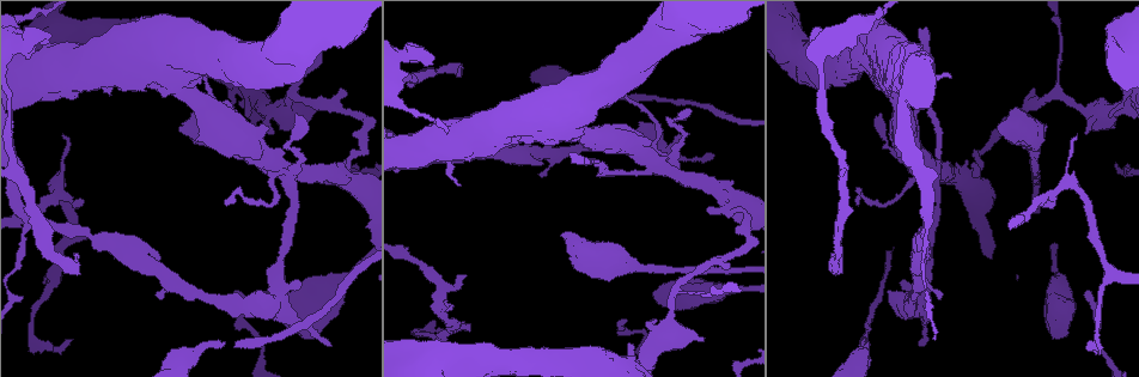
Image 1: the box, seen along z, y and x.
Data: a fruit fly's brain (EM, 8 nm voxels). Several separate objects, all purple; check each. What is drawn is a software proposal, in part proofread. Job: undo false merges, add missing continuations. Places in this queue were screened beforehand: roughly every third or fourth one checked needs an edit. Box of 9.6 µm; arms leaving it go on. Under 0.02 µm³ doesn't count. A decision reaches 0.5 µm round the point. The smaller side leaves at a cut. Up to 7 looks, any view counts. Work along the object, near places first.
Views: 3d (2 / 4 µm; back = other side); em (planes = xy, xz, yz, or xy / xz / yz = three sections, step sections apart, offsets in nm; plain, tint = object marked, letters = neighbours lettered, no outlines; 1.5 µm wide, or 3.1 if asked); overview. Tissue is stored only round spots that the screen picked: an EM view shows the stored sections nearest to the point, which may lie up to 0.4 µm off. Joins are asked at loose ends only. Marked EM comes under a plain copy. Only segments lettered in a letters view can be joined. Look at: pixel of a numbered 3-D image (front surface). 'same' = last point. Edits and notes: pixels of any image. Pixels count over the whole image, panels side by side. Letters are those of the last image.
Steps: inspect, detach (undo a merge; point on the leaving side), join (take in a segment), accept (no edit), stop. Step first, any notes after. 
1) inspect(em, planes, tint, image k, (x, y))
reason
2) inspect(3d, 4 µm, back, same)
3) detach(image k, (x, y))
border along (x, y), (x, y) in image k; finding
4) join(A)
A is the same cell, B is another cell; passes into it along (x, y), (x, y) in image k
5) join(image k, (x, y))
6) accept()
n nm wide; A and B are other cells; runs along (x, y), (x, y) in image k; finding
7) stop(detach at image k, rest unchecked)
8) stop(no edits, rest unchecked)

inspect(em, planes, tint, image 1, (158, 294))
thick end

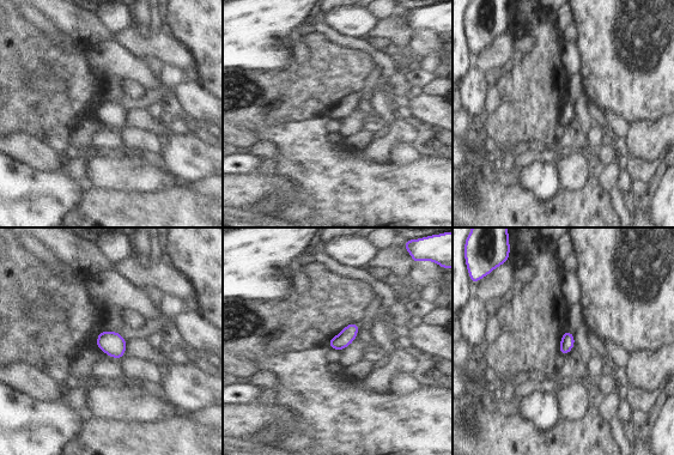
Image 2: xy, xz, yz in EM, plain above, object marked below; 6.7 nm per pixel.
inspect(em, planes, letters, same)
what lies round it

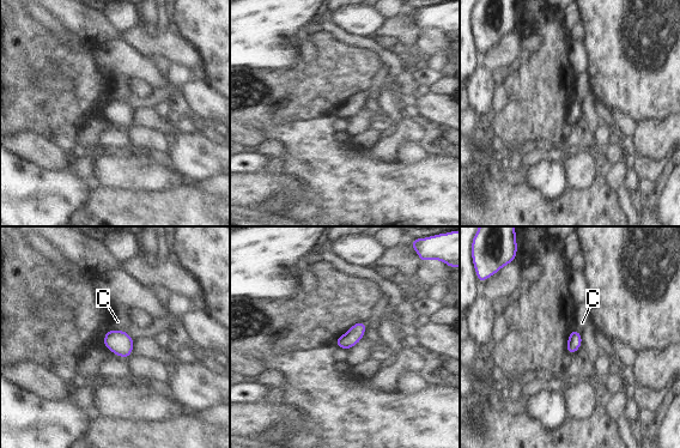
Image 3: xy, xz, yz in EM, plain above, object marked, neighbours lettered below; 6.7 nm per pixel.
accept()
C is another cell; no lettered segment goes on from it

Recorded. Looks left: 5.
inspect(em, yz, step 8, tint, image 1, (1098, 334))
sharp bend

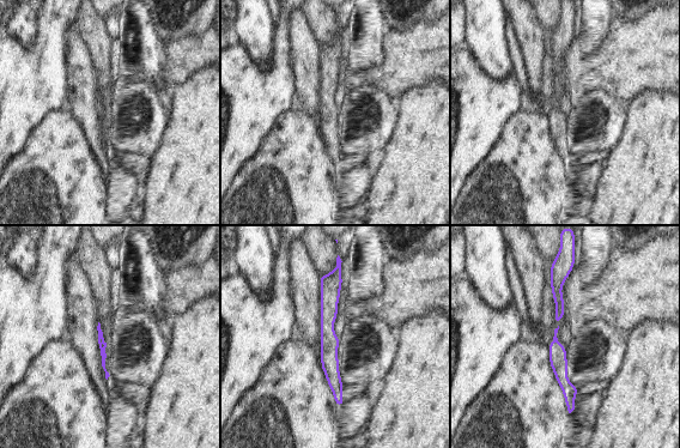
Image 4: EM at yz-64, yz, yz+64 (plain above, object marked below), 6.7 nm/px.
inspect(em, planes, letters, same)
another direction

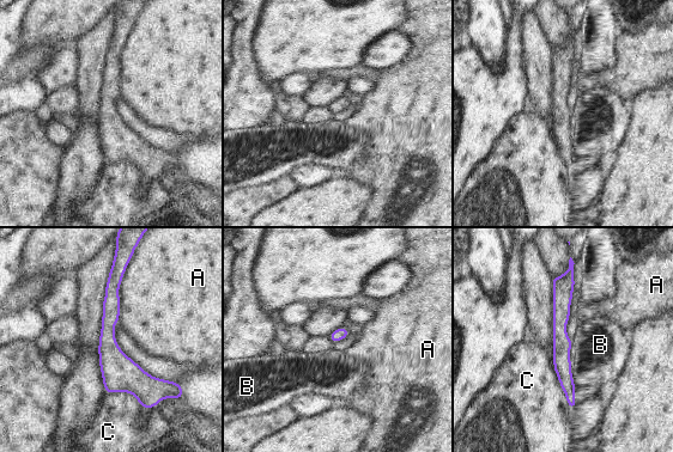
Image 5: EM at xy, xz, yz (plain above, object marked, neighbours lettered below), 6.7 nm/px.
accept()
A touches over 420 nm; A, B and C are other cells; runs along (114, 270), (108, 350), (146, 402) in image 5; all the same neuron

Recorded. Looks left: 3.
inspect(3d, 4 µm, back, image 1, (617, 324))
tapers out

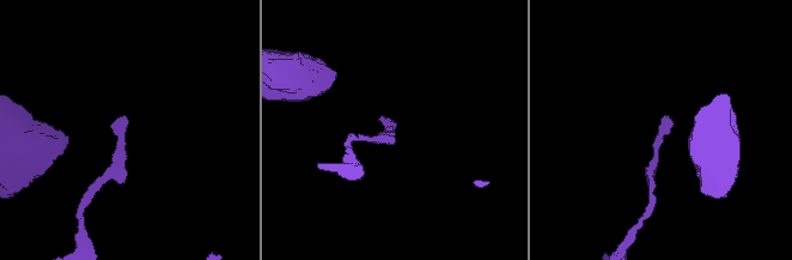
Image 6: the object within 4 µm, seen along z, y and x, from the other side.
inspect(em, planes, letters, image 6, (666, 117))

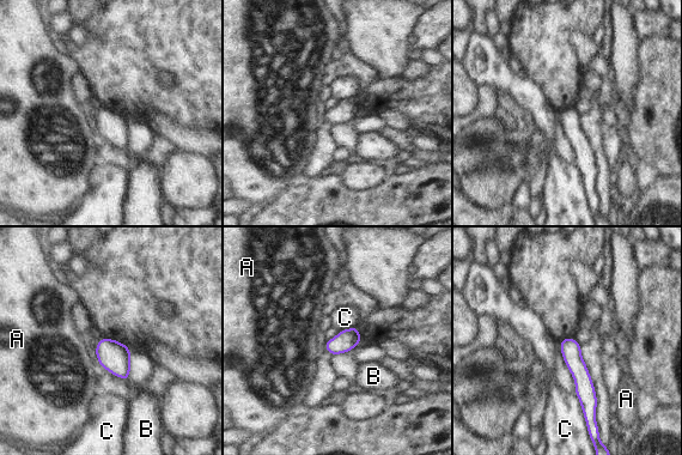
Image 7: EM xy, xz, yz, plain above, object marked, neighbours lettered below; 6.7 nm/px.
accept()
140 nm wide; A, B and C are other cells; runs along (565, 341), (571, 349), (592, 408) in image 7; no lettered segment goes on from it

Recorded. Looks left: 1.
stop(no edits, rest unchecked)

